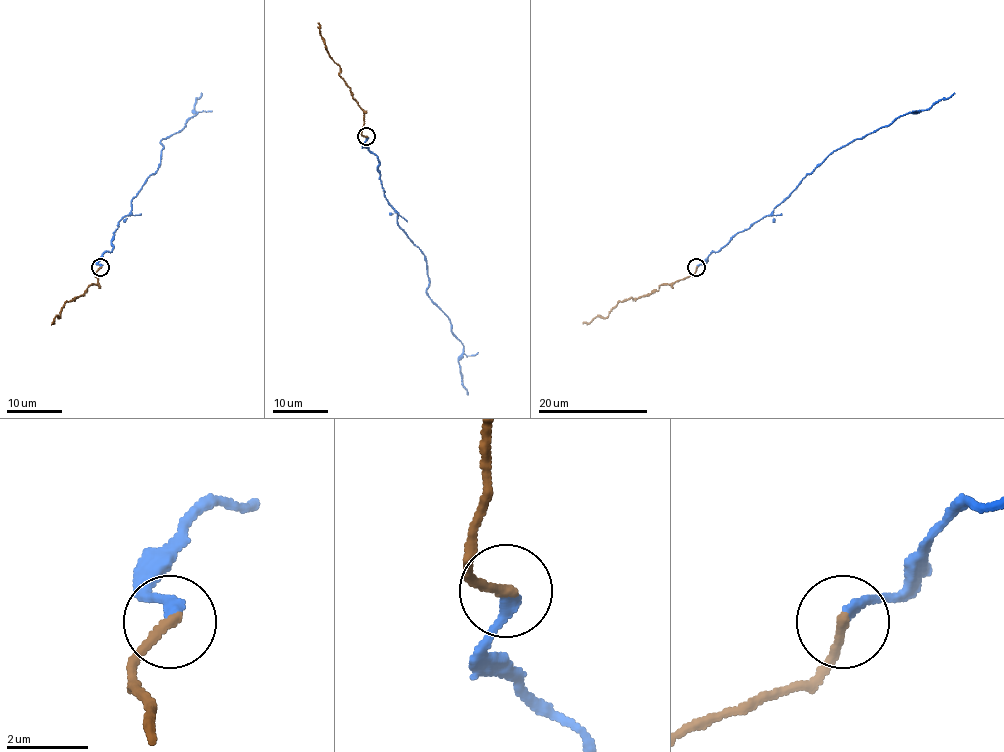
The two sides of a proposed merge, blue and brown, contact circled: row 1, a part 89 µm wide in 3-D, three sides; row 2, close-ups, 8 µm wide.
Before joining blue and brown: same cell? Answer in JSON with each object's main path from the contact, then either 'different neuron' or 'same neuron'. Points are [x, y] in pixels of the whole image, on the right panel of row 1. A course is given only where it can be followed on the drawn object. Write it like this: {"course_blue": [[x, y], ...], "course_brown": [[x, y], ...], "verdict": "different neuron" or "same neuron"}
{"course_blue": [[696, 266], [737, 233], [769, 215], [831, 154], [906, 112], [928, 110], [954, 92]], "course_brown": [[696, 268], [691, 276], [662, 284], [645, 295], [621, 300], [605, 317], [596, 317], [582, 324]], "verdict": "same neuron"}

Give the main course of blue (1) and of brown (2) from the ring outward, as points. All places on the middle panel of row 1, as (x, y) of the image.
1: (366, 136), (398, 224), (424, 256), (426, 294), (463, 346), (458, 361), (468, 394)
2: (366, 136), (362, 131), (363, 110), (352, 98), (325, 45), (318, 22)

